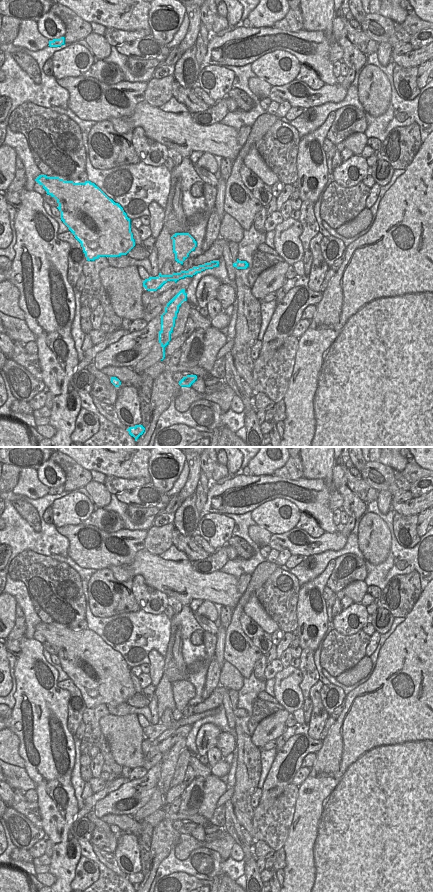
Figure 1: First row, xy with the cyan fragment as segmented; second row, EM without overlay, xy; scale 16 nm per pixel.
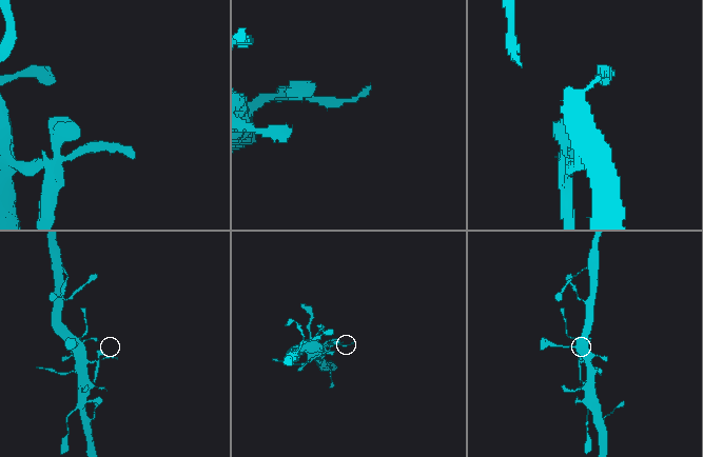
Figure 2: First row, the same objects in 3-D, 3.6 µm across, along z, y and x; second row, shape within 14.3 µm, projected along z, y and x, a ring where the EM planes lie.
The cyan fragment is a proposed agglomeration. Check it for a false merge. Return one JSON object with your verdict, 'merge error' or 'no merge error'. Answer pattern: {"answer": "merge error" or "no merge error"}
{"answer": "no merge error"}

